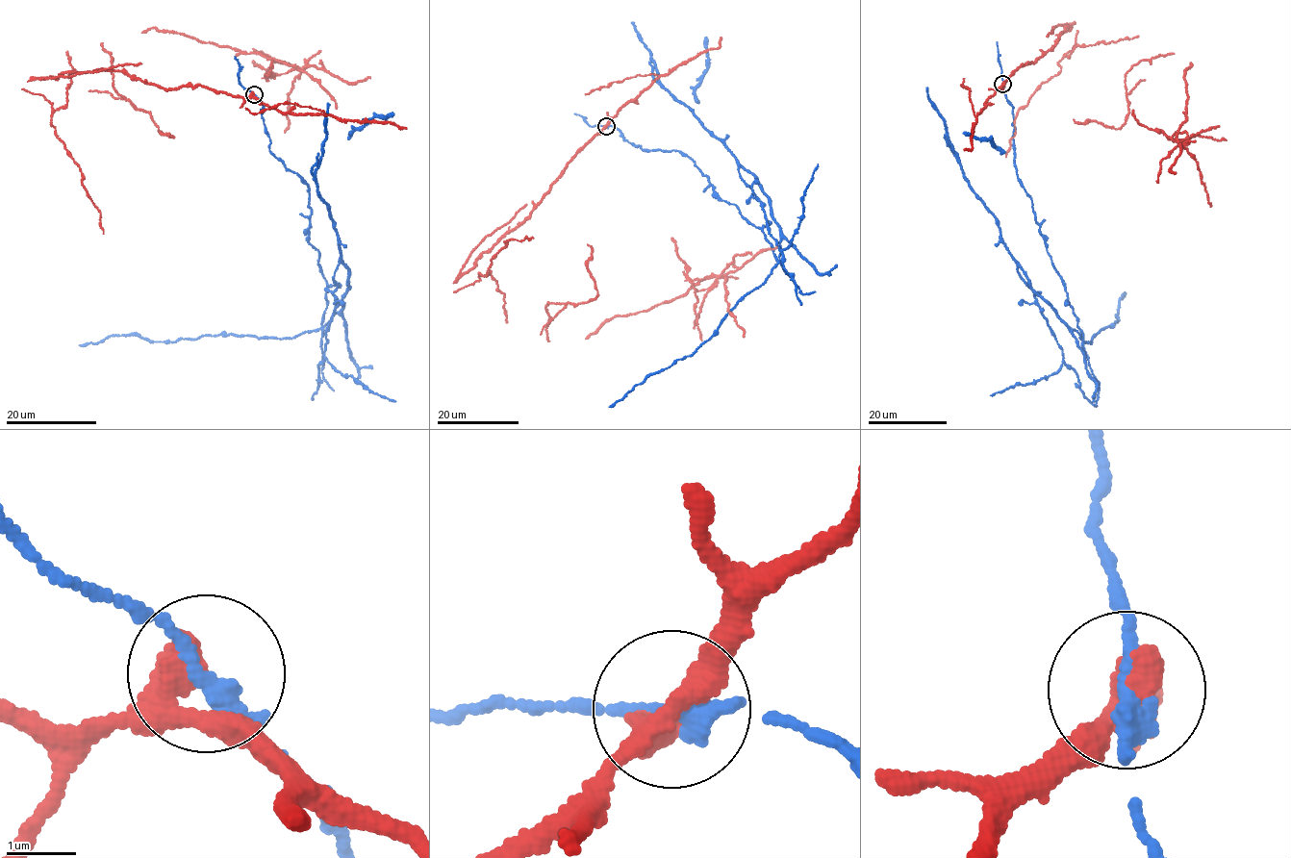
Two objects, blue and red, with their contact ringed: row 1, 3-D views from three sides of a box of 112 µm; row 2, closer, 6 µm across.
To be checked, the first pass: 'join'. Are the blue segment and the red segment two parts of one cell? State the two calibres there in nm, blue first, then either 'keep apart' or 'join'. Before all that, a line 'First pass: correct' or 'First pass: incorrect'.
First pass: incorrect
340/360 nm | keep apart

